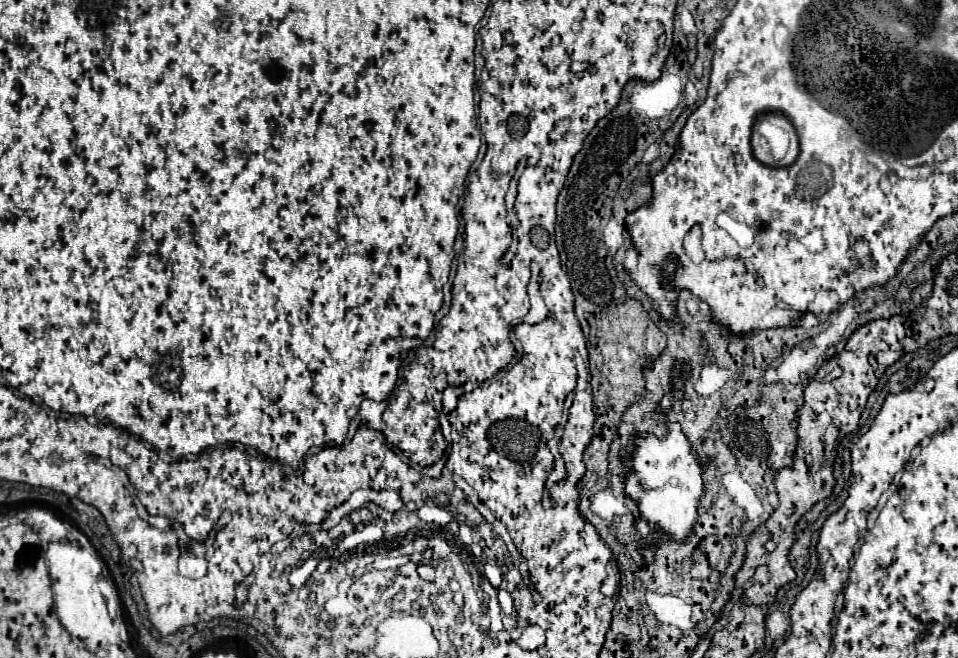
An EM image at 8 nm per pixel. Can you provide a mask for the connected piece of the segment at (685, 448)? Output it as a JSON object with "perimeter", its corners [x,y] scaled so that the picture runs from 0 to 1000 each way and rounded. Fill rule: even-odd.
{"perimeter":[[[698,643],[698,661],[692,670],[682,661],[665,664],[661,698],[654,701],[650,695],[650,704],[661,710],[661,719],[652,731],[652,749],[667,764],[671,789],[665,792],[665,804],[669,810],[669,822],[686,825],[698,813],[705,822],[713,822],[728,789],[725,774],[730,755],[734,752],[734,731],[732,707],[728,704],[728,695],[721,685],[709,643]],[[684,804],[692,804],[692,810],[684,810]]]}

